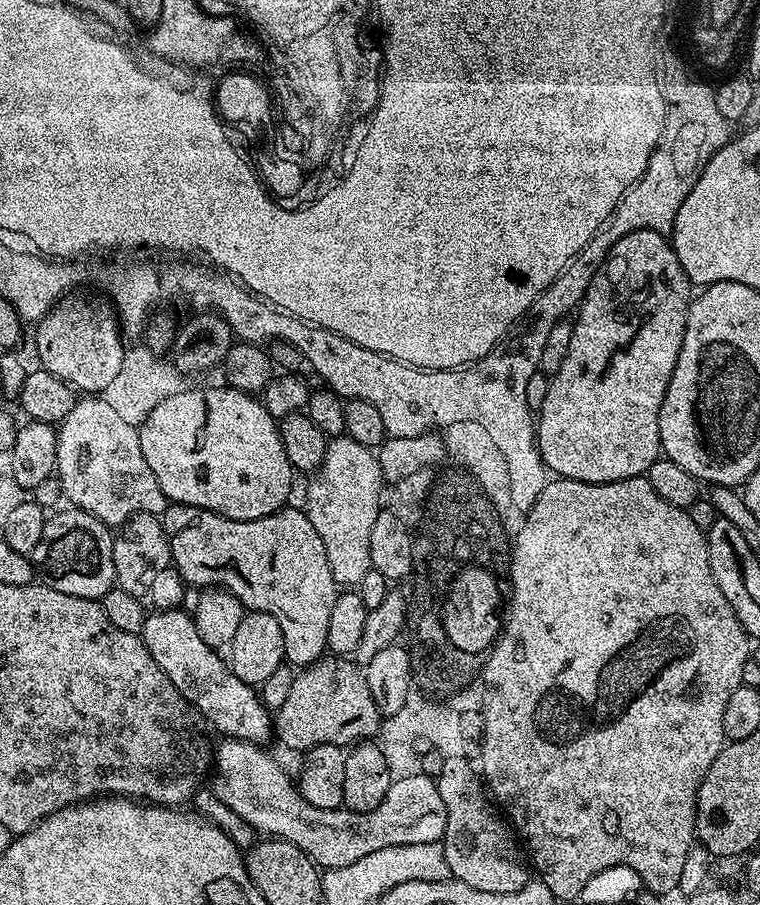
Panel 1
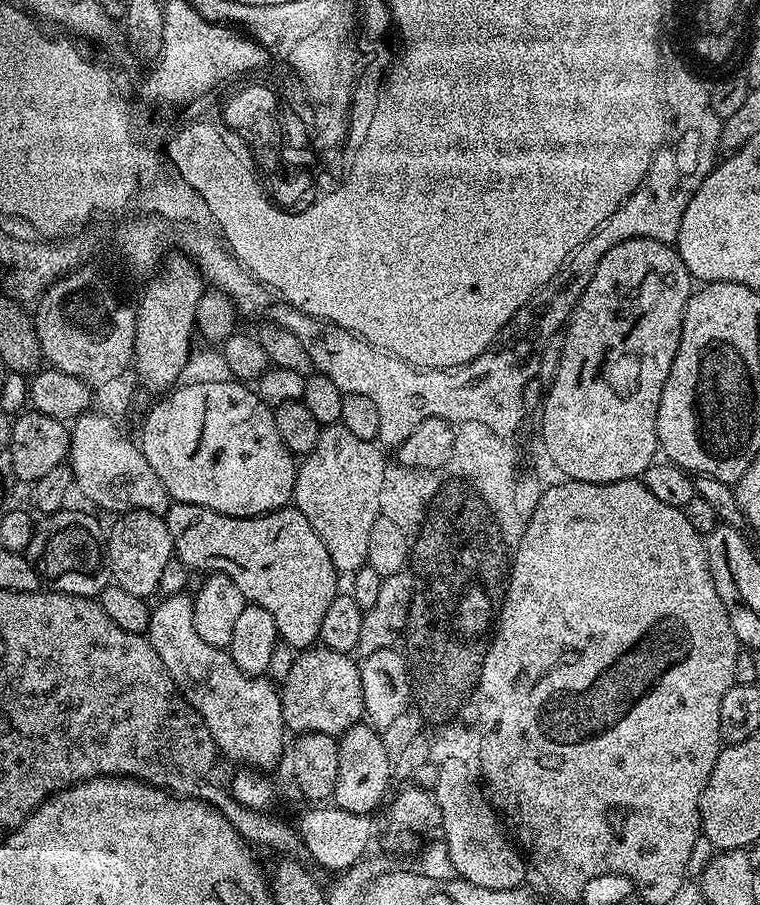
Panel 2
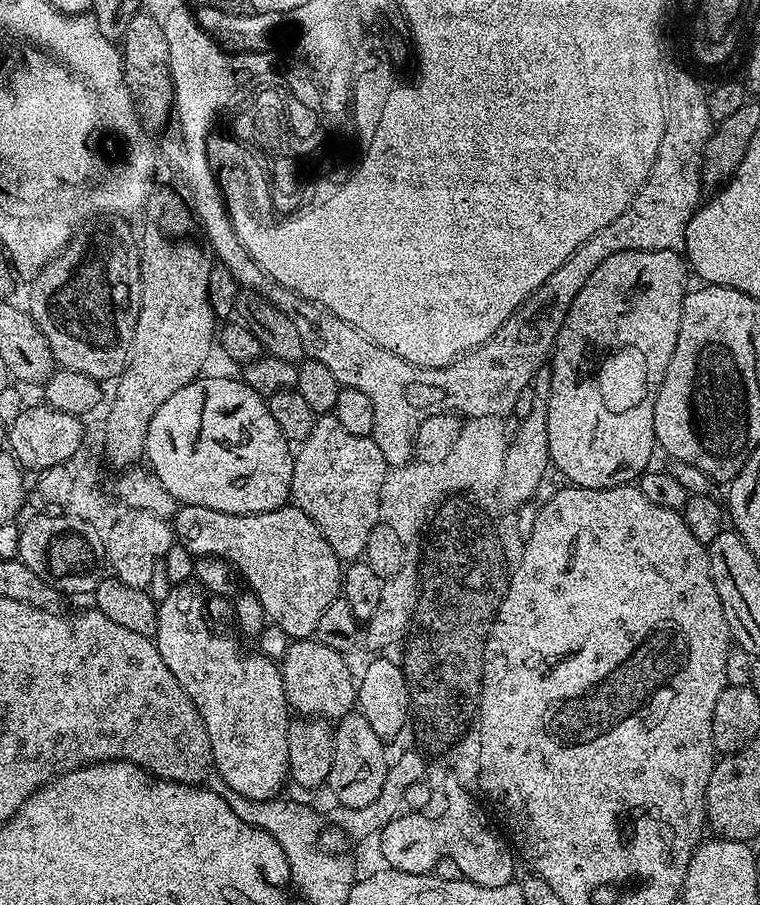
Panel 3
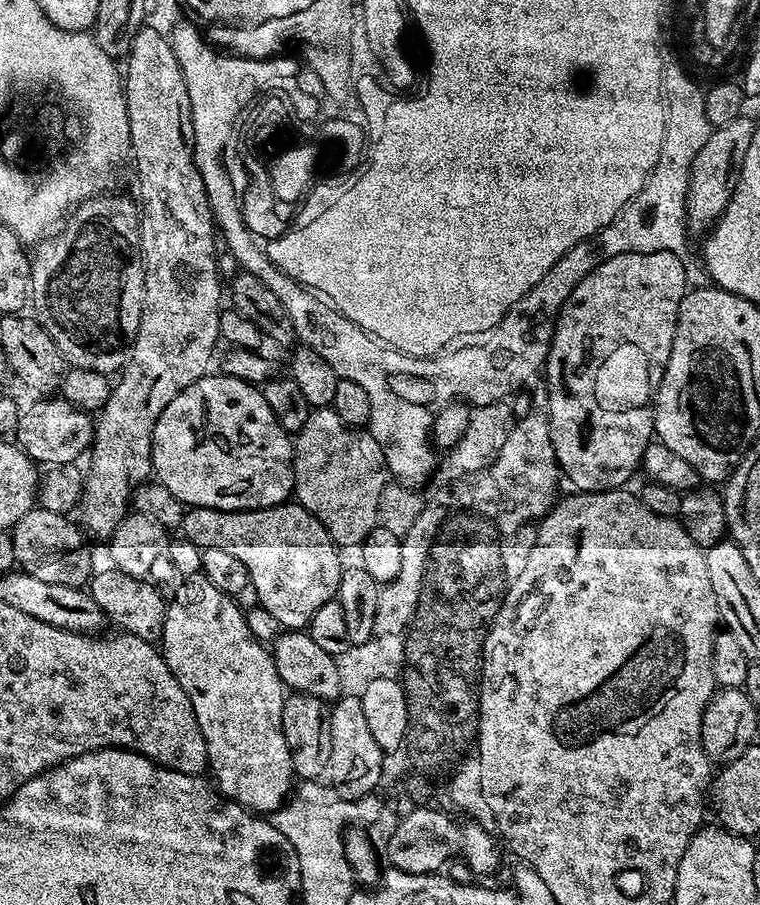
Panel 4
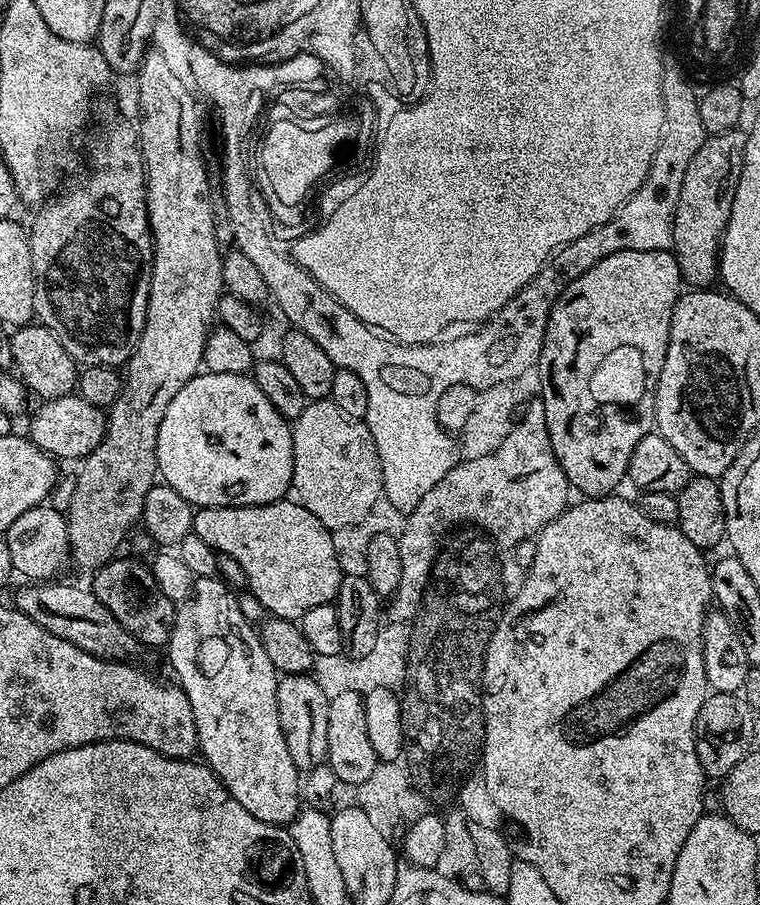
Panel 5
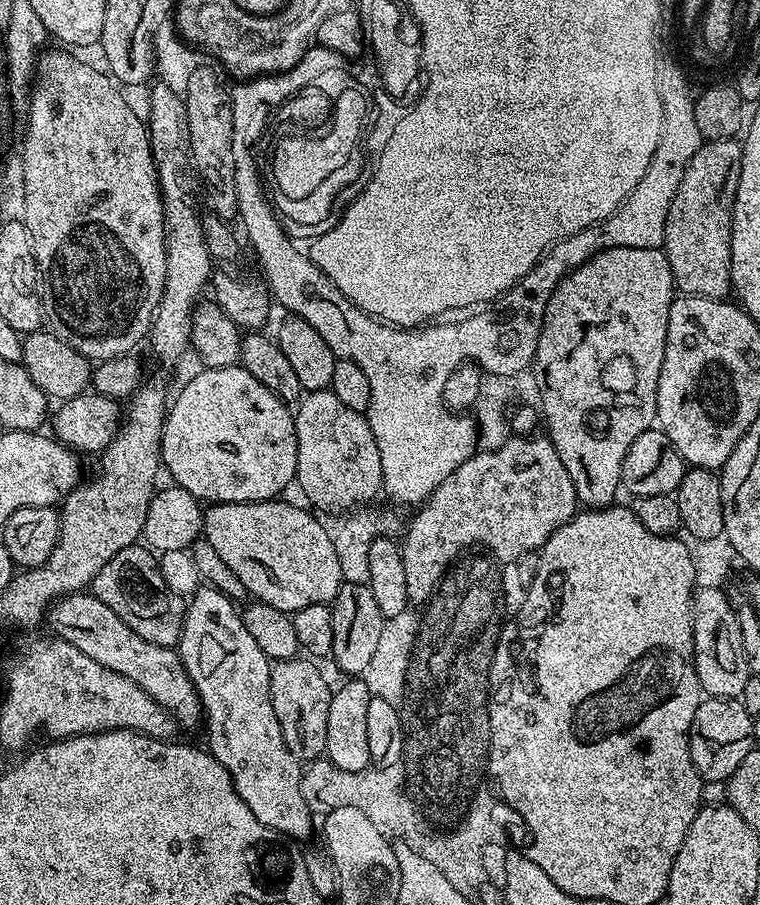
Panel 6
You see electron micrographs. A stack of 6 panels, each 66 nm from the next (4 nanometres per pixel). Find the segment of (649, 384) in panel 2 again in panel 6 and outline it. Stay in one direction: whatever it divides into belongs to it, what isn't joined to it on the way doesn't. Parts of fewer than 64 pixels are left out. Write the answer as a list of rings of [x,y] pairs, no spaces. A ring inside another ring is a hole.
[[[663,248],[599,252],[564,276],[552,291],[530,371],[536,377],[538,408],[546,428],[548,424],[546,435],[574,482],[577,501],[588,508],[607,508],[615,501],[616,491],[622,488],[622,462],[634,438],[657,423],[656,391],[666,350],[668,311],[676,291]]]

